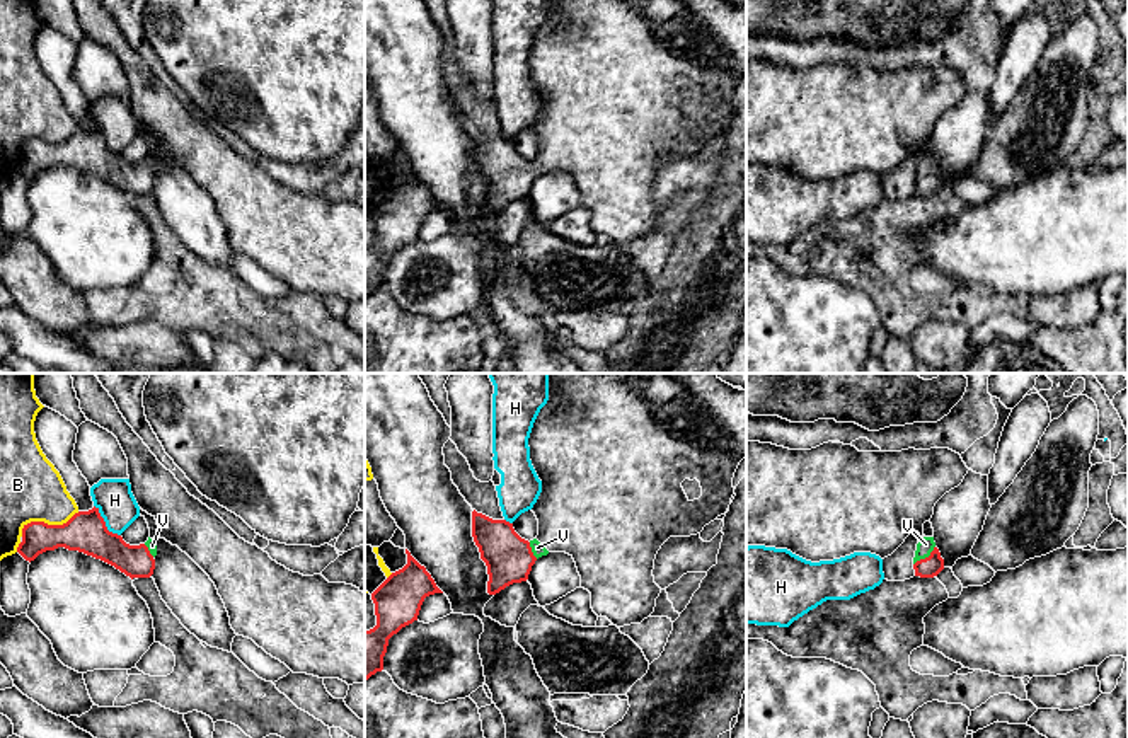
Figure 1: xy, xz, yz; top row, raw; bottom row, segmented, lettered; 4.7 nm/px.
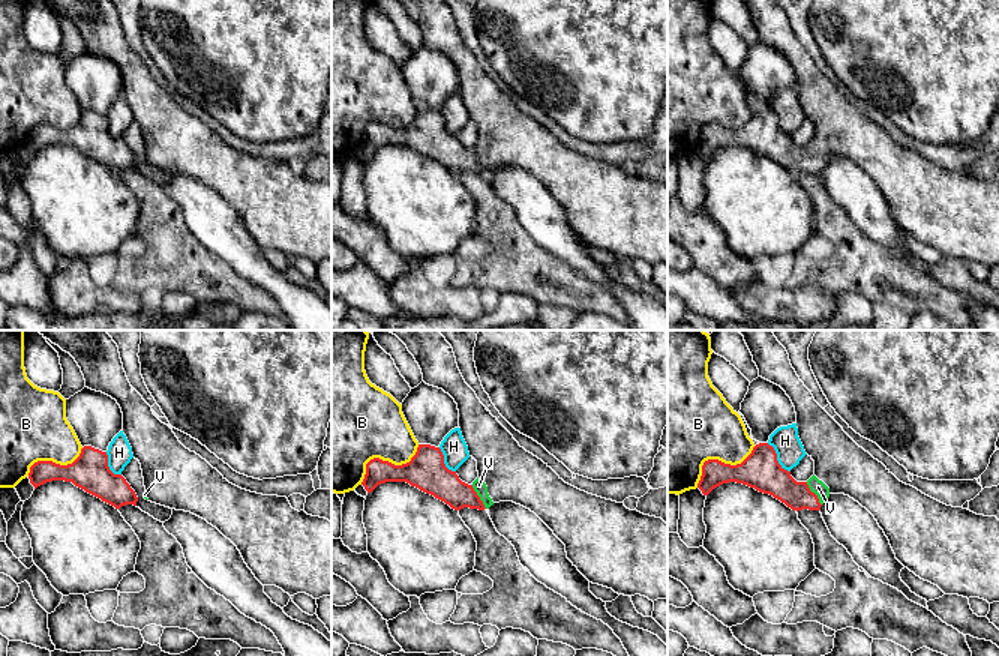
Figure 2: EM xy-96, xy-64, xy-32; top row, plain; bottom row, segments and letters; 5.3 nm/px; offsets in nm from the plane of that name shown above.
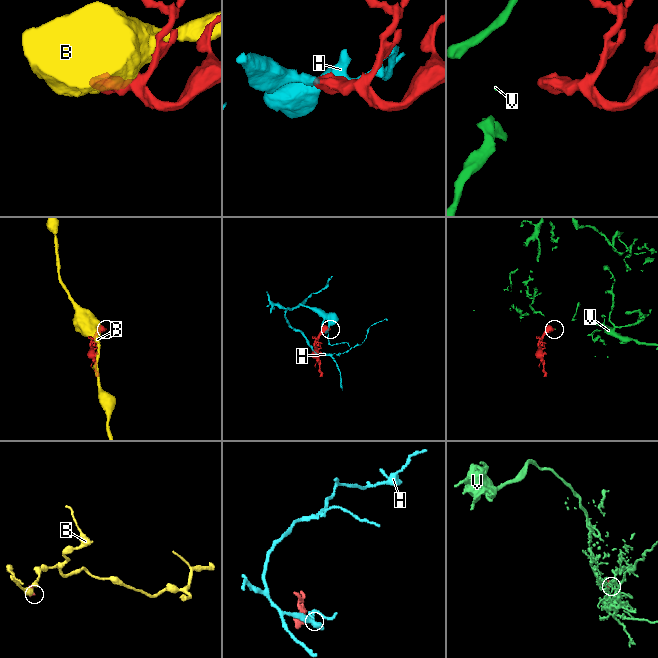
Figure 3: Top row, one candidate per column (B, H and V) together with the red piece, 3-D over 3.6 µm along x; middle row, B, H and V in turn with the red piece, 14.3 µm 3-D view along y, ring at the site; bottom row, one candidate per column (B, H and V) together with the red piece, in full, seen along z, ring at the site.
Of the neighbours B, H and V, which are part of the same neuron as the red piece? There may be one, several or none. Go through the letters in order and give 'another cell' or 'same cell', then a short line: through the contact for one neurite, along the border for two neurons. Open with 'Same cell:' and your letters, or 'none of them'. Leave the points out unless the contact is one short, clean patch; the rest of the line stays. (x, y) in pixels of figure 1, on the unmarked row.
Same cell: V
B: another cell
H: another cell
V: same cell; line yz (931, 184), (926, 176), (926, 162)

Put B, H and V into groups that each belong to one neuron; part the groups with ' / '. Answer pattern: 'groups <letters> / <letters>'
groups B / H / V

